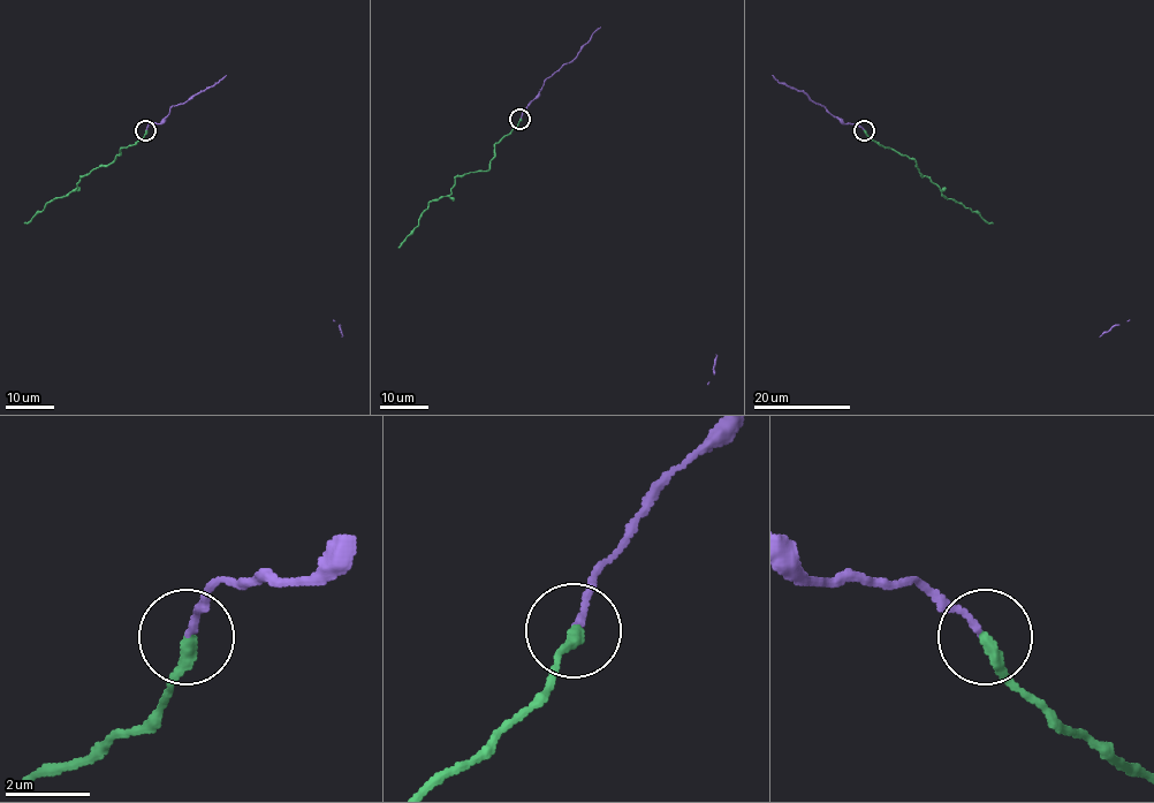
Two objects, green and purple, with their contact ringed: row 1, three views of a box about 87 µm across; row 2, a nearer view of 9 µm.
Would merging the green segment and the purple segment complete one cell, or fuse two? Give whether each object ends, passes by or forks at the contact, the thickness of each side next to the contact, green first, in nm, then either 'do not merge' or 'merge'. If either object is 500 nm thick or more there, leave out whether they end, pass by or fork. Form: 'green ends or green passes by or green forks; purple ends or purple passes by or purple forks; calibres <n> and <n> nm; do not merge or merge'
green ends; purple ends; calibres 320 and 150 nm; merge

